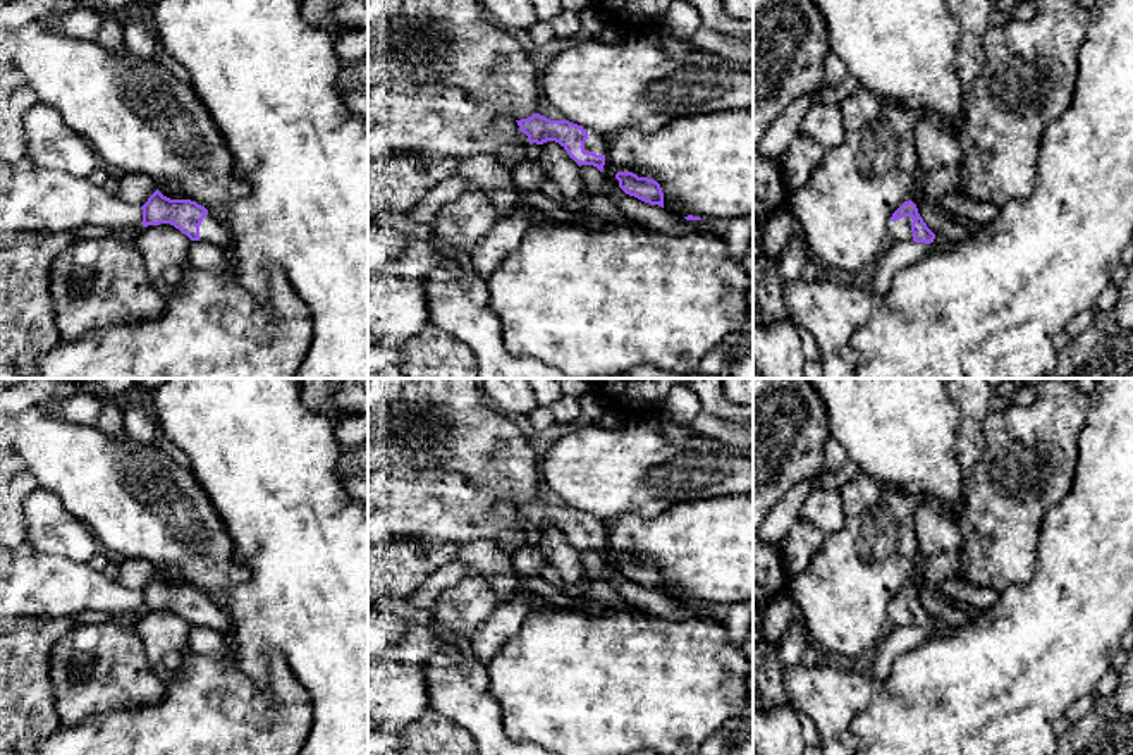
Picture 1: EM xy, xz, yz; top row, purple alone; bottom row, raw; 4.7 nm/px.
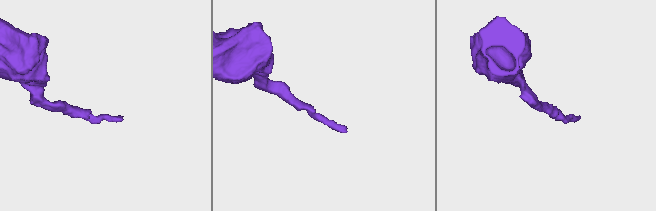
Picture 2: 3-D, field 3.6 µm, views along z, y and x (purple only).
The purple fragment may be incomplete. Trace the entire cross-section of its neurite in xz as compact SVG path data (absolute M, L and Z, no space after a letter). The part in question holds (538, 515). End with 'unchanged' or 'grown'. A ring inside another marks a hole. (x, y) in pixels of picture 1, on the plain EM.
M540 499L516 506L521 518L530 528L543 530L547 526L559 528L567 540L581 552L593 550L600 557L605 550L605 538L610 525L569 506L550 506Z; grown

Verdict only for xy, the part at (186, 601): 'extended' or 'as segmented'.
extended

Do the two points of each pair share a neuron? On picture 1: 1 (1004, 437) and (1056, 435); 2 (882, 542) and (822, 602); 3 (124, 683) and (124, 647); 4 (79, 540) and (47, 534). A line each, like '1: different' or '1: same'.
1: same
2: same
3: same
4: same

